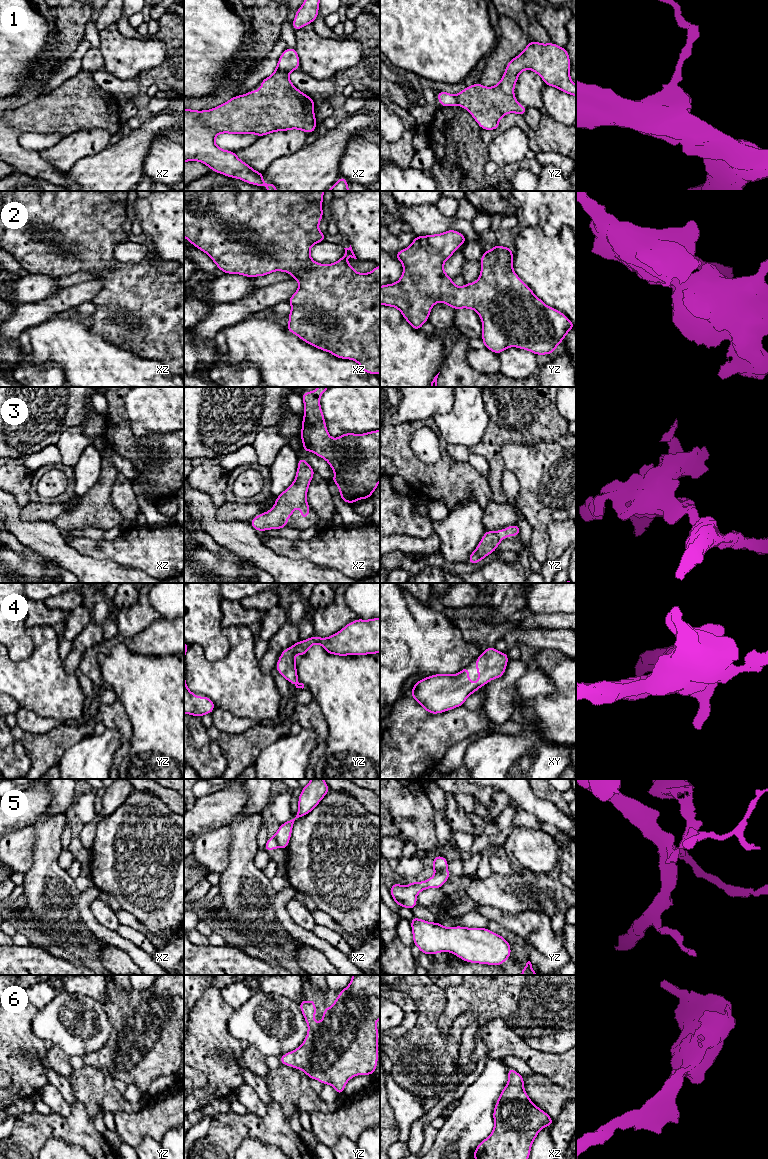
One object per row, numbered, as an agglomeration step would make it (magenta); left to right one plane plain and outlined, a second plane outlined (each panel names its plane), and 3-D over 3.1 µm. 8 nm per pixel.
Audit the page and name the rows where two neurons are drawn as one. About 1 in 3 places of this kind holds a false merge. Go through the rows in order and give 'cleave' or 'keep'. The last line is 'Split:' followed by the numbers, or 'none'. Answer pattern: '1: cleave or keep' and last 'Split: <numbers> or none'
1: cleave
2: keep
3: keep
4: keep
5: cleave
6: keep
Split: 1, 5

